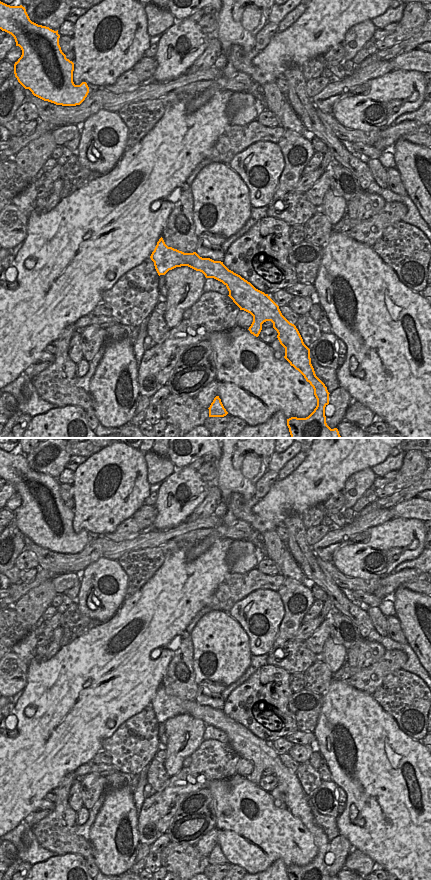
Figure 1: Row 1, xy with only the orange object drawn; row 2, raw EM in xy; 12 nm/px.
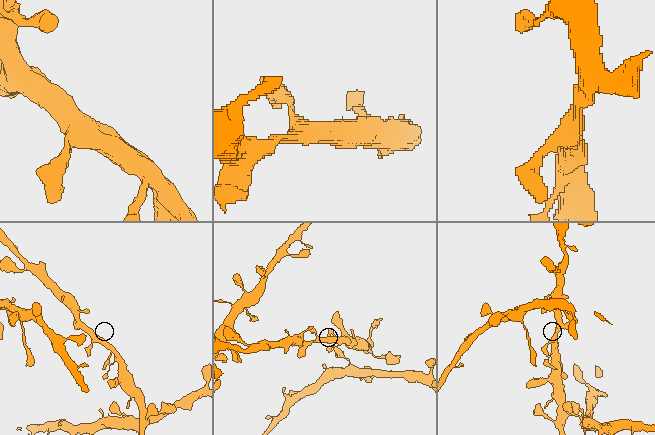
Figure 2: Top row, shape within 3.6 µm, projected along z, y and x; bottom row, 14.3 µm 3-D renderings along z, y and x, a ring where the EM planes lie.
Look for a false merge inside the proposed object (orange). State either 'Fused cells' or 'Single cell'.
Single cell

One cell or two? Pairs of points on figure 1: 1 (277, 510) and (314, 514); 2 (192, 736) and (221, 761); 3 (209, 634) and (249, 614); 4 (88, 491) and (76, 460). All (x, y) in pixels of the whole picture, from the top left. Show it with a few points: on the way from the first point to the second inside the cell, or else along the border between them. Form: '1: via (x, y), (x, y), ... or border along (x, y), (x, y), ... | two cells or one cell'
1: border along (322, 502), (308, 507), (300, 515) | two cells
2: border along (203, 740), (189, 756) | two cells
3: border along (228, 613), (241, 626), (249, 640) | two cells
4: border along (87, 458), (74, 471) | two cells

